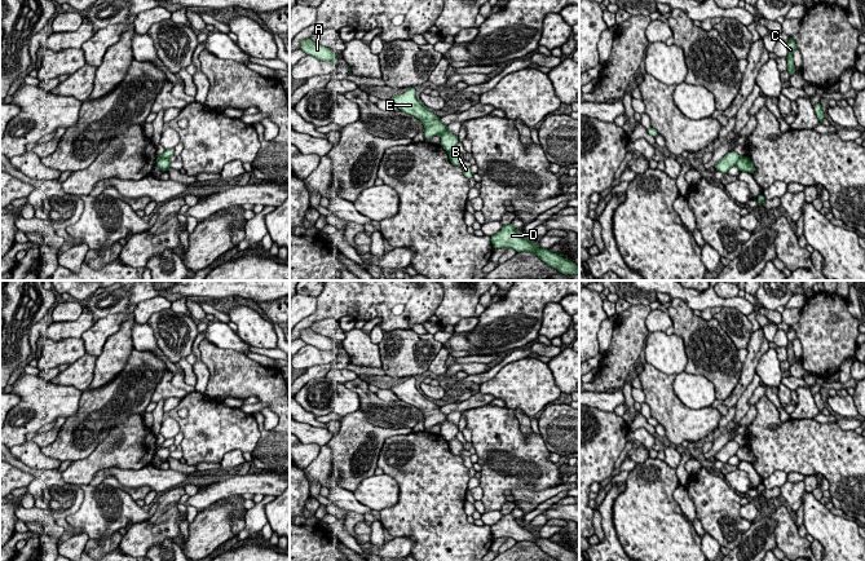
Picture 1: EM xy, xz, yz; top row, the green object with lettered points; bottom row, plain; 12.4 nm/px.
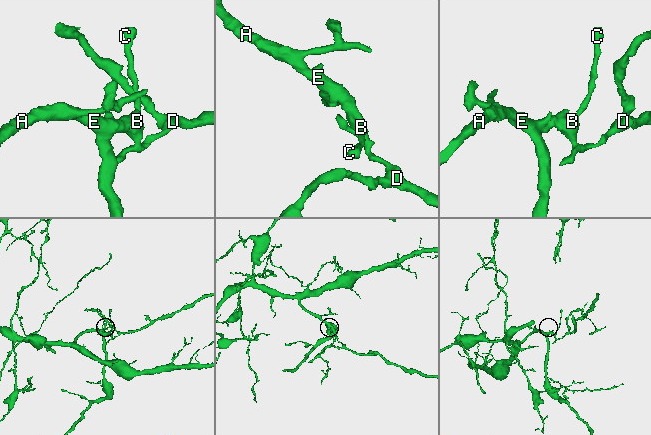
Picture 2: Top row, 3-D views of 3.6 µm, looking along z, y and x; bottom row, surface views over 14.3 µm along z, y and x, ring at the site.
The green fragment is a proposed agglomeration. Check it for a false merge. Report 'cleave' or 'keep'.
cleave

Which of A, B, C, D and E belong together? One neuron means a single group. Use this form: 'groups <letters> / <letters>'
groups A E / B C D

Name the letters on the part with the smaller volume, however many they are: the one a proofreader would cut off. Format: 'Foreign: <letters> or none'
Foreign: B, C, D

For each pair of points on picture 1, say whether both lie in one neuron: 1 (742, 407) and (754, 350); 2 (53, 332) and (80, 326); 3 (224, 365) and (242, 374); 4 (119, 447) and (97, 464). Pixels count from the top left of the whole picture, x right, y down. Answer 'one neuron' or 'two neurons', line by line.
1: two neurons
2: one neuron
3: one neuron
4: one neuron

